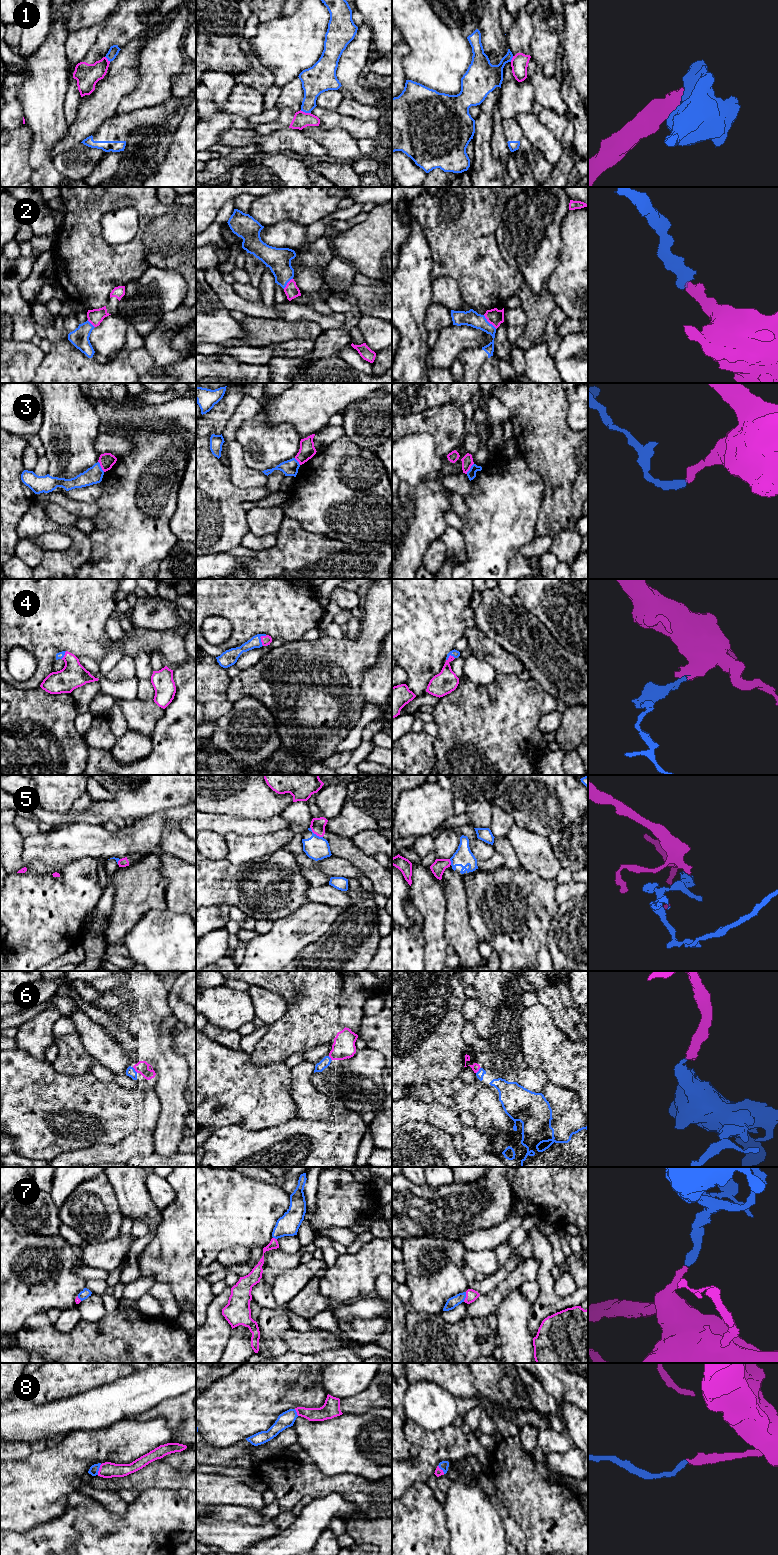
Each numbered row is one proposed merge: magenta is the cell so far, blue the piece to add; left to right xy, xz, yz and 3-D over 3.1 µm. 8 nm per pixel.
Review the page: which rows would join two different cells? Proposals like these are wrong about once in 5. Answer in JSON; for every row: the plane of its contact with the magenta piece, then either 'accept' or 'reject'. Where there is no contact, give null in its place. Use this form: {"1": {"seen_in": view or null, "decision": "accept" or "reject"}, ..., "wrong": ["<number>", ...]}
{"1": {"seen_in": "xz", "decision": "reject"}, "2": {"seen_in": "yz", "decision": "accept"}, "3": {"seen_in": "xy", "decision": "reject"}, "4": {"seen_in": "xz", "decision": "accept"}, "5": {"seen_in": "xz", "decision": "reject"}, "6": {"seen_in": "xy", "decision": "accept"}, "7": {"seen_in": "yz", "decision": "accept"}, "8": {"seen_in": "xy", "decision": "accept"}, "wrong": ["1", "3", "5"]}

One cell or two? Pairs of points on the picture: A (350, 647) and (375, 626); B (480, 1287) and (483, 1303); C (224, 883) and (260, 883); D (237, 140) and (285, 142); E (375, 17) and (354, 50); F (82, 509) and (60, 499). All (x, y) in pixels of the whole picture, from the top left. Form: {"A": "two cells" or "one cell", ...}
{"A": "one cell", "B": "two cells", "C": "one cell", "D": "one cell", "E": "two cells", "F": "one cell"}

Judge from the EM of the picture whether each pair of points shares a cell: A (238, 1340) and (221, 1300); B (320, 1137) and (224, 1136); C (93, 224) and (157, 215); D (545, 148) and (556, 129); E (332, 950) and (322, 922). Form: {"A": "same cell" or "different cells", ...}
{"A": "different cells", "B": "same cell", "C": "same cell", "D": "different cells", "E": "different cells"}

